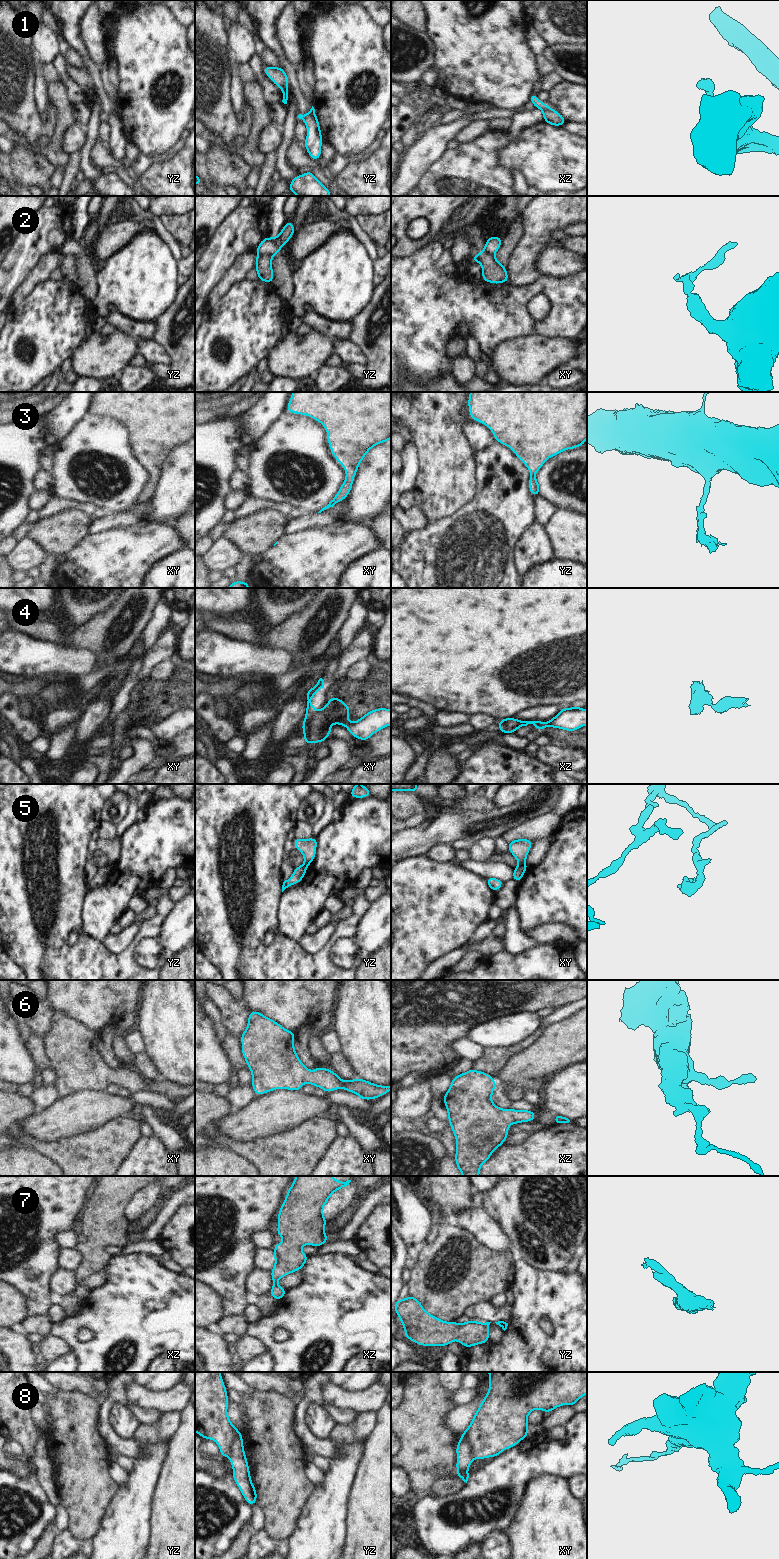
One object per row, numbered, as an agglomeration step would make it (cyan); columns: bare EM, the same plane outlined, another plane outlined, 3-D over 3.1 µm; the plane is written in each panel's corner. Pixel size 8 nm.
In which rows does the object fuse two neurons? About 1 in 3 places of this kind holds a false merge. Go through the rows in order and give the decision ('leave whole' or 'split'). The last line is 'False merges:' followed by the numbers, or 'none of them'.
1: split
2: split
3: leave whole
4: leave whole
5: split
6: leave whole
7: leave whole
8: split
False merges: 1, 2, 5, 8

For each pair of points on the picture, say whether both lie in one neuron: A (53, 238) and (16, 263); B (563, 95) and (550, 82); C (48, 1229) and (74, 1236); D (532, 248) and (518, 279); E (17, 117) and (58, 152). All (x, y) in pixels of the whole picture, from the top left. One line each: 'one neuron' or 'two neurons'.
A: one neuron
B: two neurons
C: two neurons
D: one neuron
E: two neurons

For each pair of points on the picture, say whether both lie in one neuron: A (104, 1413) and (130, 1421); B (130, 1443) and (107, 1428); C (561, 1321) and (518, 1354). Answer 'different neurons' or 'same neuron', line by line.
A: different neurons
B: same neuron
C: same neuron

